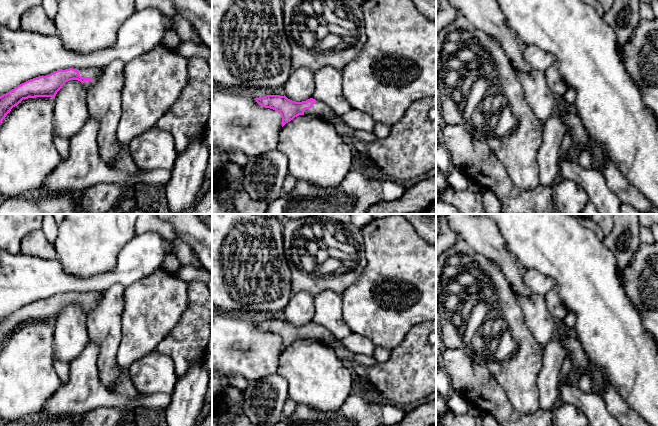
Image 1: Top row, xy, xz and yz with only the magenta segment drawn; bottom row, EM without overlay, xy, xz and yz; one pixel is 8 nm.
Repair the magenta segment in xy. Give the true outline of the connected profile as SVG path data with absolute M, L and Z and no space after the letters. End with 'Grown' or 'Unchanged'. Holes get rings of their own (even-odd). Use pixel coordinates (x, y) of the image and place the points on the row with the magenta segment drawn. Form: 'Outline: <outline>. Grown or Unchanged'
Outline: M69 68L57 70L49 75L39 76L18 85L8 93L0 96L0 123L11 109L23 99L35 97L55 98L57 92L70 80L80 81L85 89L88 90L96 83L101 72L102 69L98 68L83 70Z. Grown

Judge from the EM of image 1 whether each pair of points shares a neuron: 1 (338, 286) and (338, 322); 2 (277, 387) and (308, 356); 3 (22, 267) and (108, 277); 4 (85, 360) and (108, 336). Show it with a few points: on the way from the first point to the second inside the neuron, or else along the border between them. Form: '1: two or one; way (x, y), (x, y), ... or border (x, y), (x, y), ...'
1: two; border (340, 295), (332, 290), (325, 289), (315, 296)
2: two; border (276, 373), (286, 380), (288, 397)
3: one; way (43, 279), (52, 279), (61, 283), (87, 283)
4: two; border (90, 341), (93, 341), (98, 346), (98, 369)

